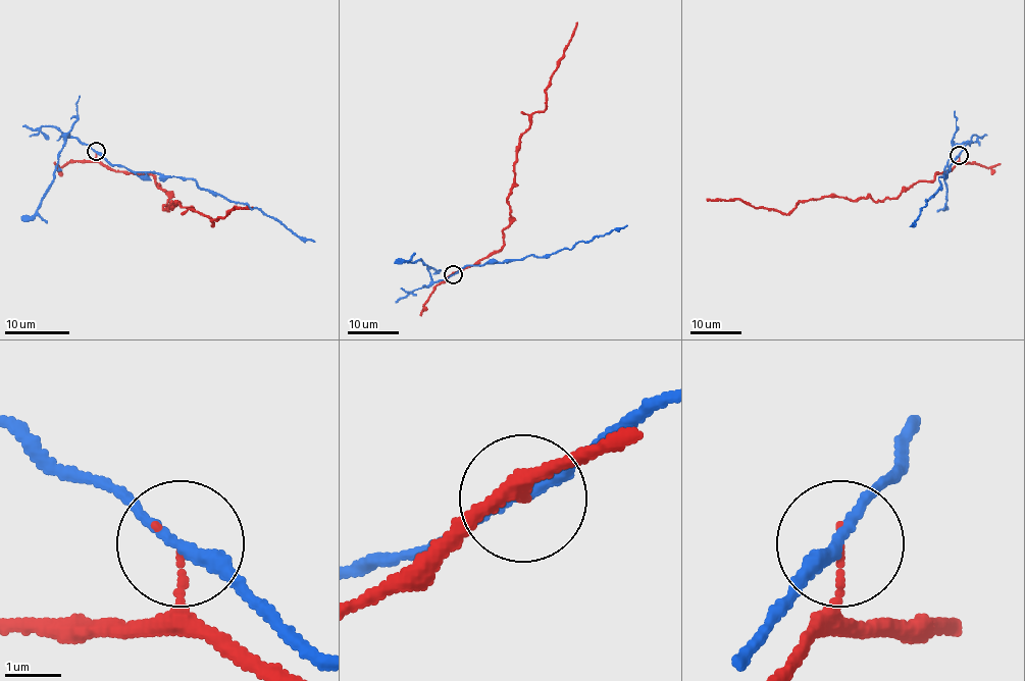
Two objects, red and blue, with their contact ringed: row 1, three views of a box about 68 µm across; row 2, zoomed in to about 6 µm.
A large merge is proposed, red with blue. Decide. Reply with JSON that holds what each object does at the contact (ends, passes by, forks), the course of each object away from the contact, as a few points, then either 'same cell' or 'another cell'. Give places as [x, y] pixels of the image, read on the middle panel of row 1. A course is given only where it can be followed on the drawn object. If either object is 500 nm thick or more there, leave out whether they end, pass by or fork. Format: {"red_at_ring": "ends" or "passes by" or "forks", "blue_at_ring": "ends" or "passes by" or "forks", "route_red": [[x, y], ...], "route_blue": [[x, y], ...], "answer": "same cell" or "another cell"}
{"red_at_ring": "ends", "blue_at_ring": "passes by", "route_red": [[454, 274], [503, 246], [519, 137], [529, 126], [530, 116], [546, 107], [545, 89], [577, 22]], "route_blue": [[454, 274], [466, 265], [519, 260], [532, 254], [535, 256], [555, 254], [627, 225]], "answer": "another cell"}

